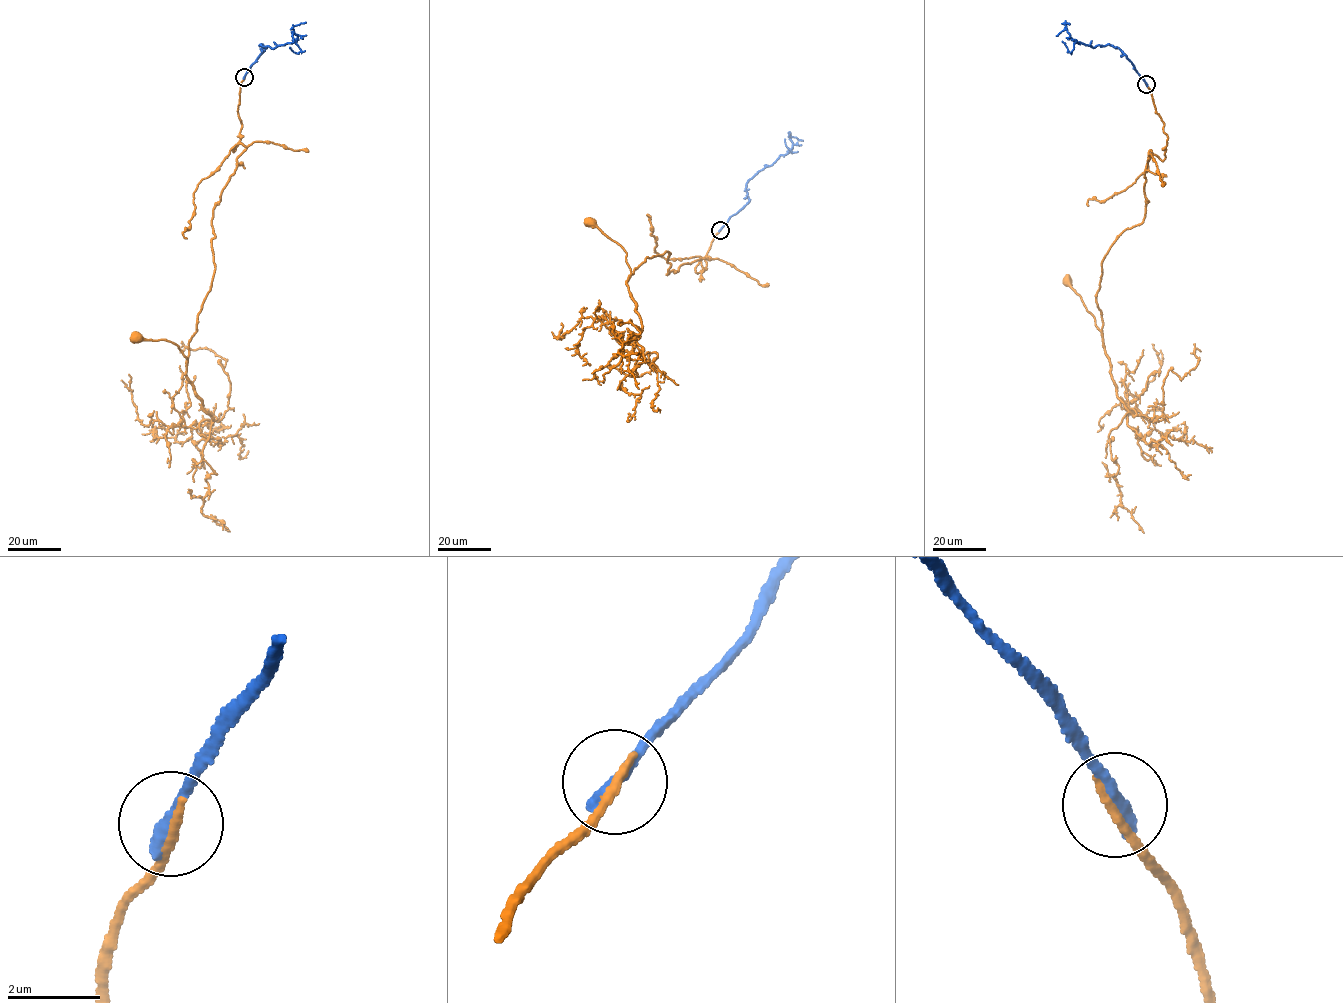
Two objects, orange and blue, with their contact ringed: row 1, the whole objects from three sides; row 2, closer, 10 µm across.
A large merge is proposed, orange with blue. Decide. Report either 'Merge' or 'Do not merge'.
Do not merge

